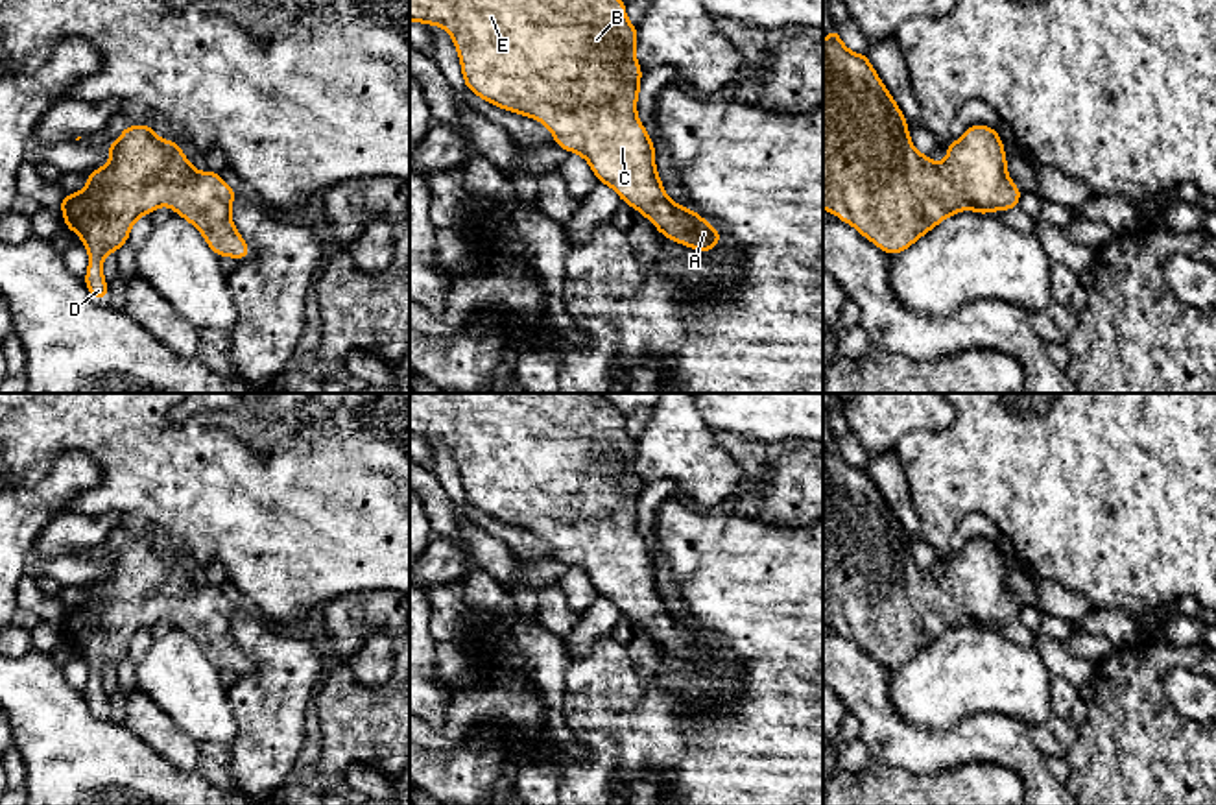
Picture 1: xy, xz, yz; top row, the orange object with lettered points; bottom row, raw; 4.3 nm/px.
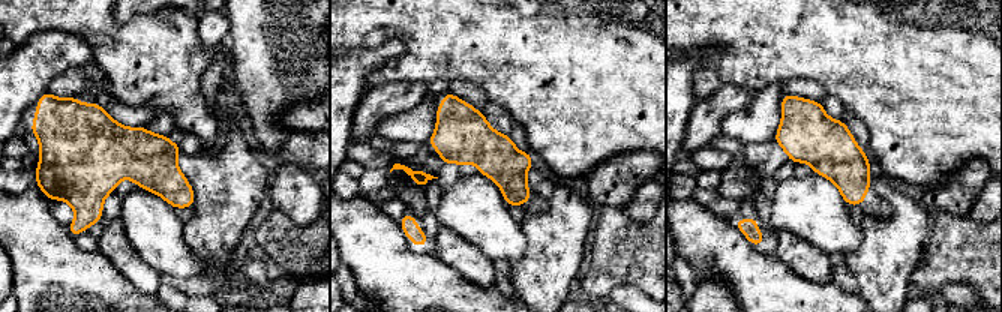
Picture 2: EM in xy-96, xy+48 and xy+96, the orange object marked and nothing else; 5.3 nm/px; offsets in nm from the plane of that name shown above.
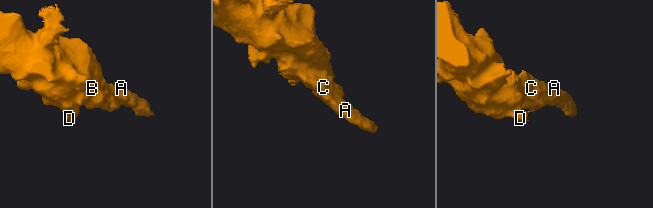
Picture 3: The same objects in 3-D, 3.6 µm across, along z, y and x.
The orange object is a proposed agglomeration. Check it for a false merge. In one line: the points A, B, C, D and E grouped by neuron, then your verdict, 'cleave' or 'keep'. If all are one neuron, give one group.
groups A B C D E; keep

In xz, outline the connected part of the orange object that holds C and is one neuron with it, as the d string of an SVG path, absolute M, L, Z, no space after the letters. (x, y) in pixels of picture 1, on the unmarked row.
M410 393L410 436L447 443L456 458L467 504L482 513L546 539L565 565L579 567L598 596L609 598L624 617L644 628L662 650L710 667L725 652L697 626L672 615L655 582L655 558L637 532L638 443L626 430L626 414L602 393Z

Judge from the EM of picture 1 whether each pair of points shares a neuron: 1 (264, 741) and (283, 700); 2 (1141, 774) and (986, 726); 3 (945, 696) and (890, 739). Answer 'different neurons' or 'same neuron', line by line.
1: same neuron
2: different neurons
3: different neurons

